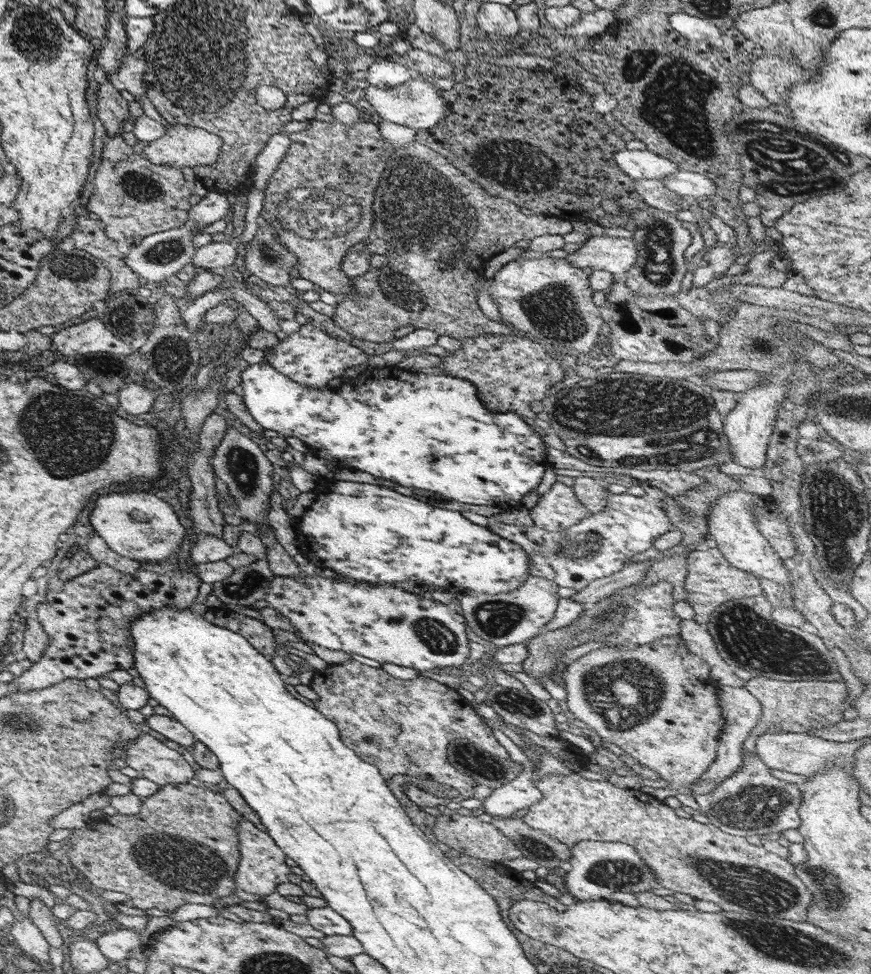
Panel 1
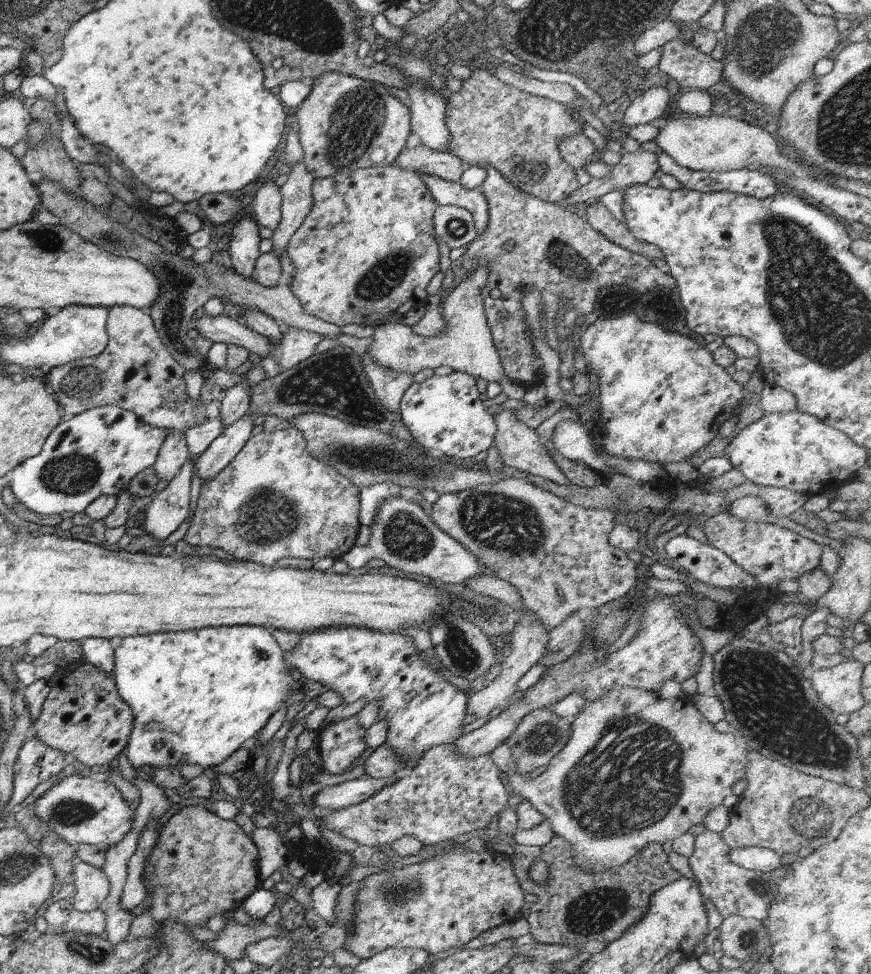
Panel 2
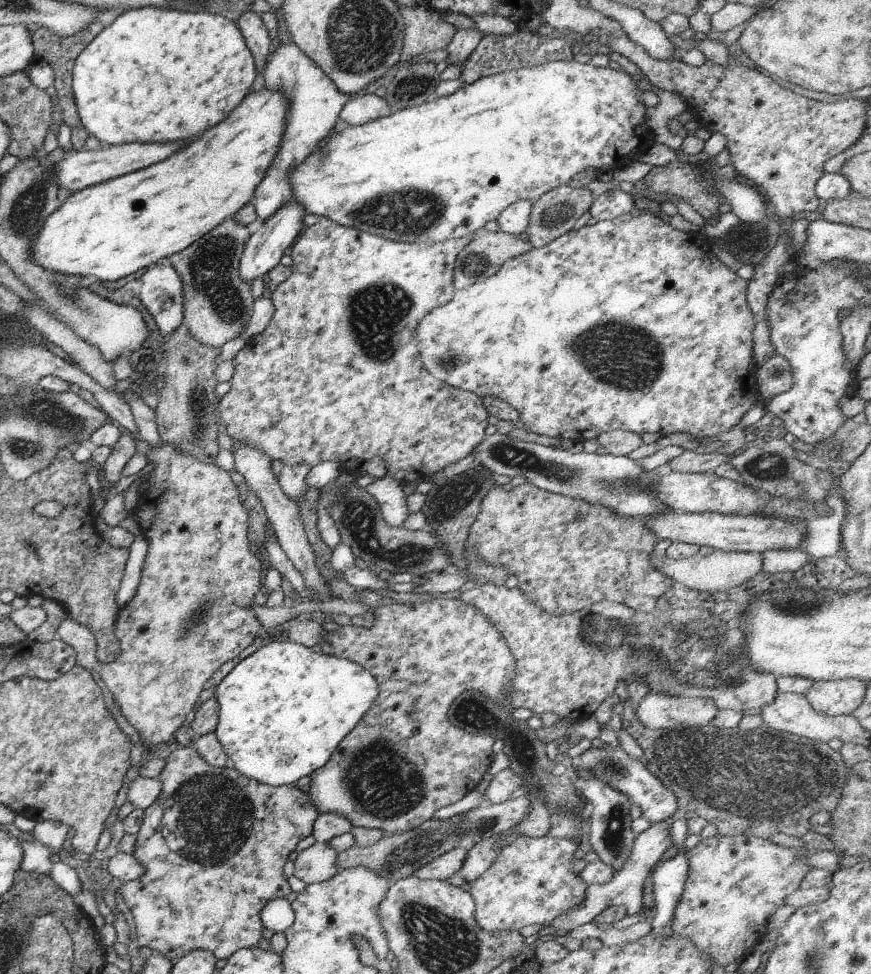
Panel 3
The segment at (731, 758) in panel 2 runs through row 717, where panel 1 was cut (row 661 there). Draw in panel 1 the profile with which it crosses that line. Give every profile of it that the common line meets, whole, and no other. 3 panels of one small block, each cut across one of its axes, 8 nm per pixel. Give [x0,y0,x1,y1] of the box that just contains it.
[563,636,723,795]

